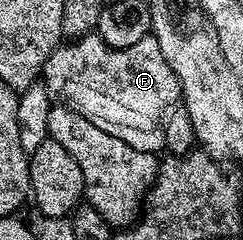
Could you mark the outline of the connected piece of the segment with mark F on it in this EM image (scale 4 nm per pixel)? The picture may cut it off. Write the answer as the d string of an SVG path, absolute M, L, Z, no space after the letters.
M96 34L78 37L74 42L60 43L55 53L45 62L41 83L47 87L52 101L89 118L89 122L93 122L93 126L100 130L105 130L105 134L113 134L113 138L129 142L133 150L145 150L156 154L164 151L163 122L168 111L176 107L181 100L177 78L173 70L169 70L169 62L165 62L161 46L157 46L154 34L141 38L127 49L113 49Z

